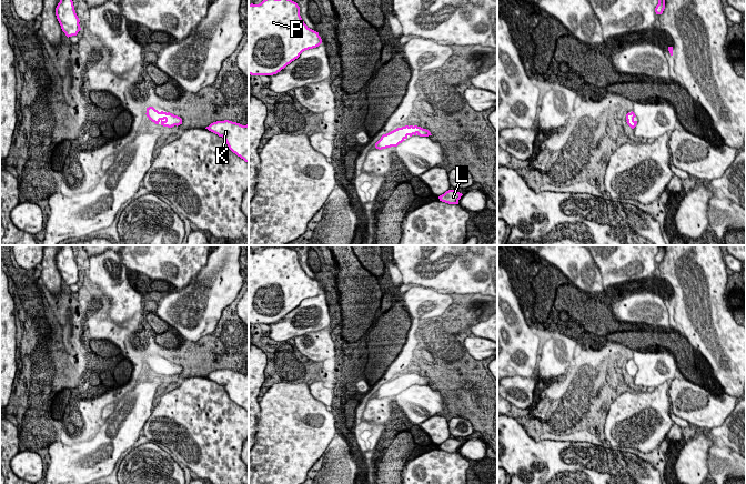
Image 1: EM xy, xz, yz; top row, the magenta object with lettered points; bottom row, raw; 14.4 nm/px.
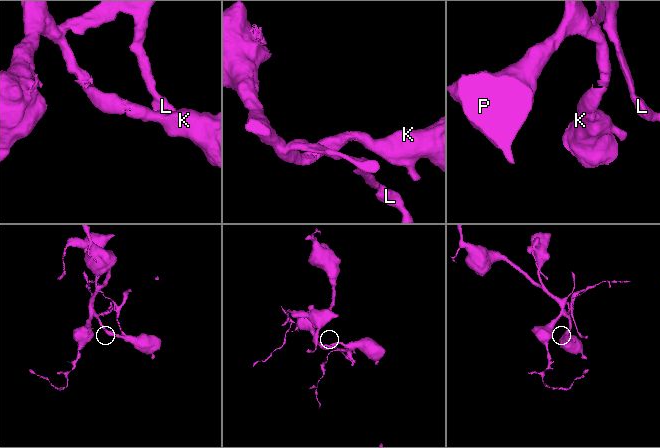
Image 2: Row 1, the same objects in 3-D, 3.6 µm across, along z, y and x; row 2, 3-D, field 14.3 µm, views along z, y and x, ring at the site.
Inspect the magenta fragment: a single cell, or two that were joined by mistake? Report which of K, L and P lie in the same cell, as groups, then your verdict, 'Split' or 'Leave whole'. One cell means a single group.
Groups: K L P. Leave whole

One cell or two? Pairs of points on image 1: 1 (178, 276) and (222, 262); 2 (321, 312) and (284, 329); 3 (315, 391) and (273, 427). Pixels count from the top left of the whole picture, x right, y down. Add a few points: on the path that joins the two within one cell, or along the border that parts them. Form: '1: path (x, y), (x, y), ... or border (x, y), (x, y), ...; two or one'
1: border (209, 256), (199, 273), (182, 288); two
2: path (312, 314), (293, 324); one
3: border (308, 384), (310, 393), (329, 409); two

